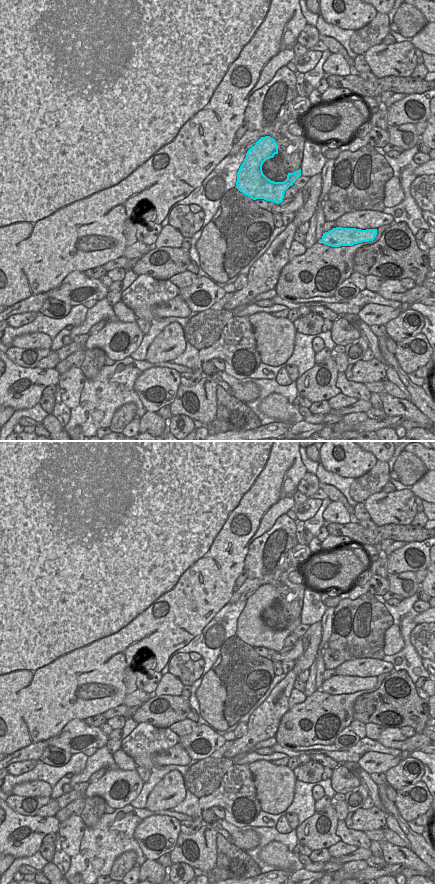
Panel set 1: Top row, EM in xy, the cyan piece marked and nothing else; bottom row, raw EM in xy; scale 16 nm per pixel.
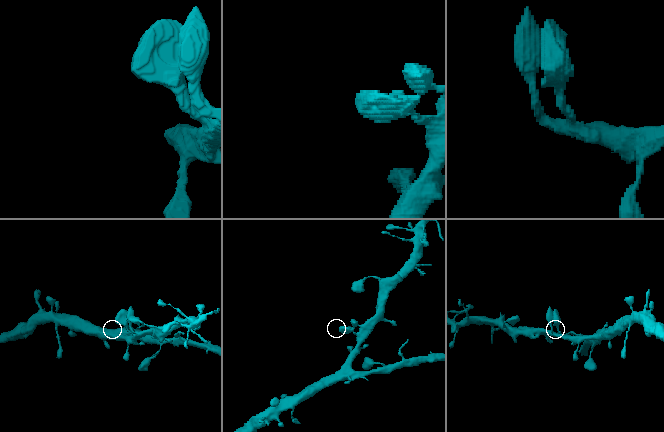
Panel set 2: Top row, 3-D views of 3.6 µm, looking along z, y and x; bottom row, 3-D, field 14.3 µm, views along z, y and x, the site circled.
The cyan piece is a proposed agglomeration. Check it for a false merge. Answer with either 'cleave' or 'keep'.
keep

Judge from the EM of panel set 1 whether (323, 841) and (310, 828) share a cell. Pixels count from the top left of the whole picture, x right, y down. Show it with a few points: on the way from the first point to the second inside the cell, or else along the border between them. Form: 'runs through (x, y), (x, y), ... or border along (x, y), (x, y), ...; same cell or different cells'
runs through (320, 838), (313, 831); same cell

